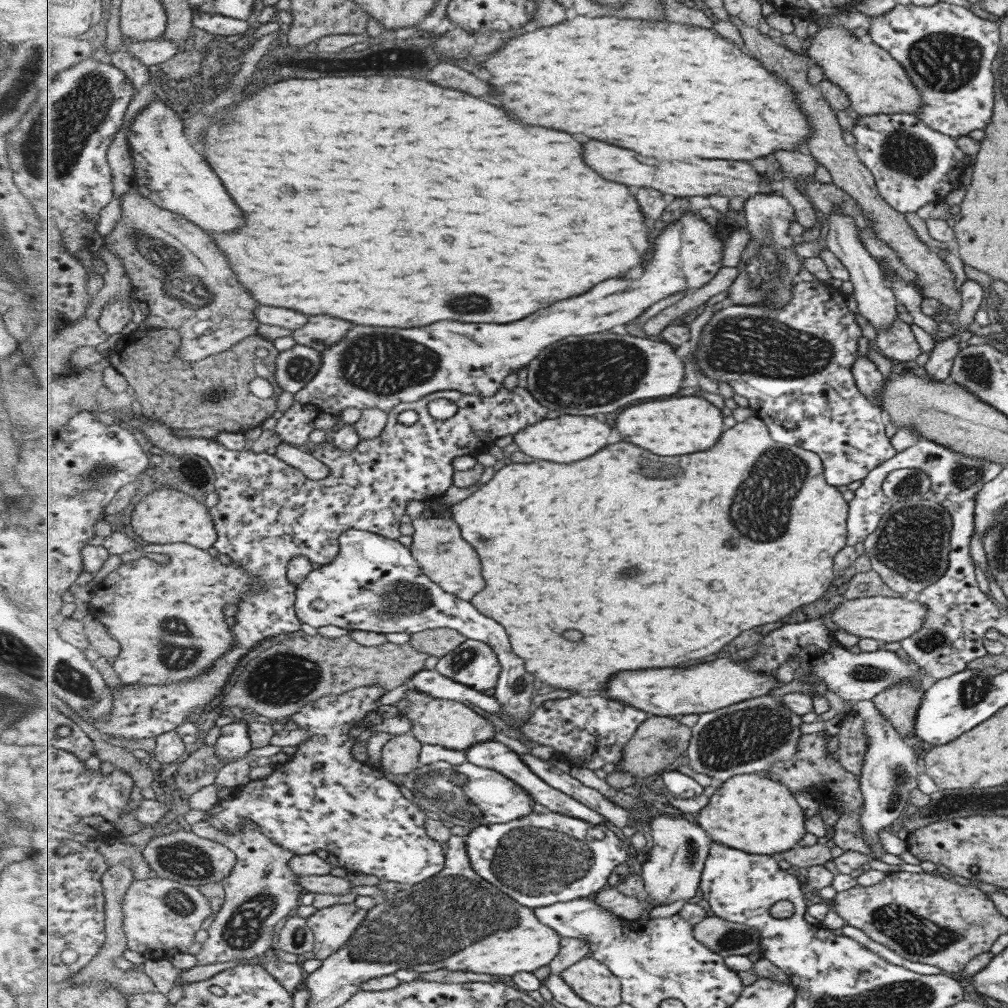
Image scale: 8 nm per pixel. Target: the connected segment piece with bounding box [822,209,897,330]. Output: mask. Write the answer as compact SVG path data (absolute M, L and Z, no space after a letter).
M837 209L825 216L827 220L827 233L823 240L824 248L827 248L839 262L845 266L849 273L849 281L853 286L852 296L857 303L857 310L861 316L864 316L869 324L875 330L887 330L897 315L895 311L895 297L891 290L885 286L884 276L879 268L879 264L873 260L864 244L861 244L857 225L849 215Z

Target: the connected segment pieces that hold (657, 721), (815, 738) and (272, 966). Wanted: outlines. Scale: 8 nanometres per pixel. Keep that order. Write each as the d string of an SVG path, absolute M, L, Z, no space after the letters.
M652 715L636 730L633 740L629 740L628 747L625 748L625 760L619 766L610 768L611 772L616 769L621 772L610 773L605 780L613 789L621 790L633 786L645 777L664 772L665 768L673 764L683 752L687 752L691 740L692 728L681 724L676 717Z
M823 732L804 734L801 737L801 752L792 762L785 762L784 765L773 767L770 771L764 772L765 776L789 786L793 793L806 791L811 794L815 801L821 805L833 808L837 815L841 813L860 814L863 808L863 794L860 792L860 784L855 774L845 772L835 760L835 754L827 754Z
M314 957L306 959L301 965L297 965L296 962L287 963L279 959L261 961L261 964L267 968L267 972L273 978L279 980L289 992L293 993L304 986L303 975L310 975L316 971L322 965L322 961Z

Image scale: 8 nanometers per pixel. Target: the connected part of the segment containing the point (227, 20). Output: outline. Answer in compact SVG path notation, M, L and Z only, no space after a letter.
M193 8L193 22L196 27L215 36L231 36L232 34L249 33L249 22L224 14L209 14Z

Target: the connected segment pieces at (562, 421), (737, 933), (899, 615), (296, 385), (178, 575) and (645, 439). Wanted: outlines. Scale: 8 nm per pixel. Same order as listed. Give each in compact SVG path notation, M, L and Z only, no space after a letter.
M559 415L524 428L513 436L513 440L518 450L533 458L551 460L559 464L571 464L571 462L579 462L587 456L597 454L601 448L609 444L611 434L613 434L613 428L593 416Z
M710 914L695 925L696 939L721 956L747 956L751 952L763 952L760 947L761 931L756 928L729 922L724 918Z
M866 596L863 598L854 598L845 600L838 604L826 617L829 624L835 624L838 630L844 630L847 634L860 638L872 638L880 643L895 642L913 634L924 621L925 607L917 602L915 598L895 597L887 598L886 596Z
M295 344L290 349L281 351L276 361L278 383L284 391L296 395L317 376L323 357L320 350Z
M149 544L143 550L166 557L166 560L159 562L152 558L139 558L121 564L96 585L86 612L101 621L108 628L109 634L121 643L121 652L112 666L122 683L133 686L172 685L196 679L215 667L232 650L236 639L232 627L225 622L225 612L221 608L225 604L238 606L245 595L258 593L262 585L260 578L246 572L239 564L231 562L225 566L205 549L192 544Z
M696 395L655 400L627 408L617 418L617 430L625 442L641 444L641 448L661 456L681 456L709 450L726 432L721 409Z

